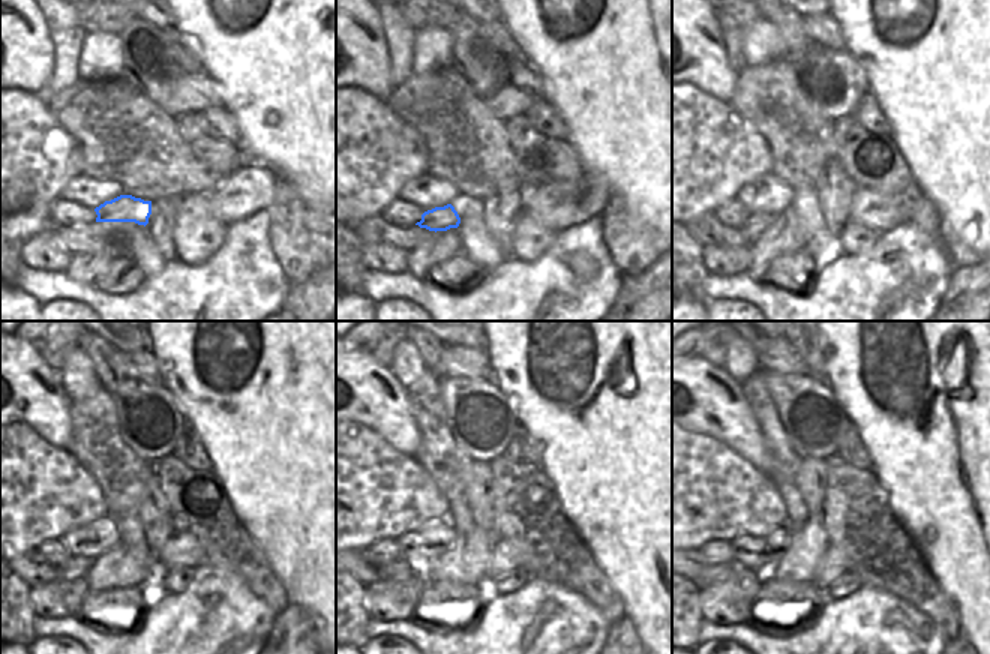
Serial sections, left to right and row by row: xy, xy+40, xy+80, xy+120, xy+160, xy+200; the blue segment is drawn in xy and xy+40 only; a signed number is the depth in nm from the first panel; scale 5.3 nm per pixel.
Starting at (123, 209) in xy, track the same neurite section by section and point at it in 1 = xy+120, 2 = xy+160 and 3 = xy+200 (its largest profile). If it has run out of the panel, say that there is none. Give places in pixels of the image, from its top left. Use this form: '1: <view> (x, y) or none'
1: xy+120 (74, 567)
2: xy+160 (399, 569)
3: xy+200 (717, 573)

